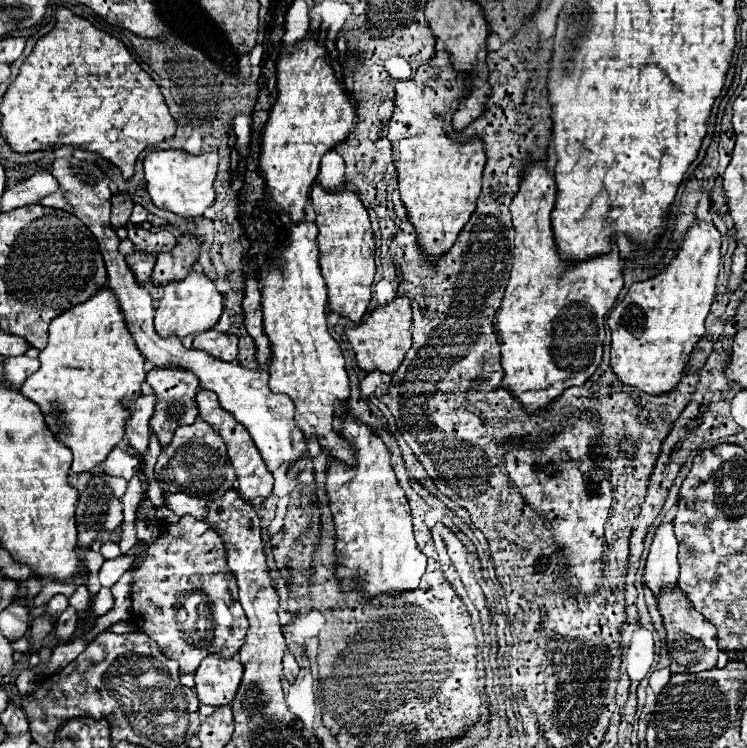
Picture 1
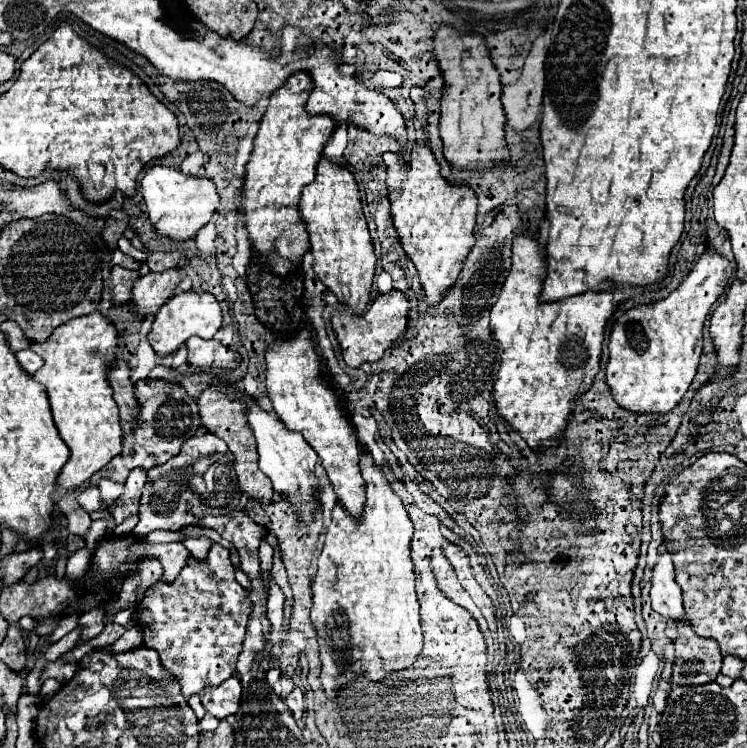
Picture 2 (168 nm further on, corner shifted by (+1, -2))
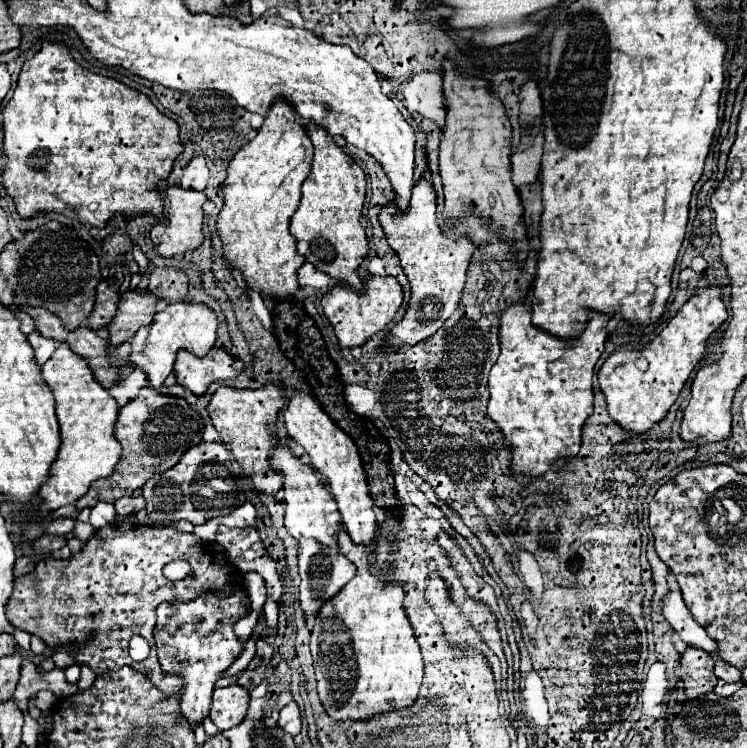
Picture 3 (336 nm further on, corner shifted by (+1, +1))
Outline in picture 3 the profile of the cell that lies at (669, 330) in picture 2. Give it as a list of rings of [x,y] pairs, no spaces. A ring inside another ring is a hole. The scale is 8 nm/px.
[[[705,286],[679,308],[655,340],[647,342],[643,348],[619,346],[597,374],[611,418],[631,432],[647,432],[653,424],[663,420],[693,368],[701,362],[705,342],[725,320],[727,308],[721,298],[721,286]]]

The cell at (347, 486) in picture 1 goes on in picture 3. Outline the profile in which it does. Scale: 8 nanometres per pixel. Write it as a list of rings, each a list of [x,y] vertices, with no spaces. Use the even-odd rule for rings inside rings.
[[[345,530],[339,532],[337,540],[339,540],[339,552],[357,566],[357,574],[317,612],[311,630],[311,654],[317,676],[317,692],[327,714],[335,720],[347,720],[347,718],[363,720],[377,712],[411,706],[417,698],[425,664],[413,626],[403,608],[403,598],[405,598],[403,584],[397,580],[383,582],[383,576],[393,574],[393,568],[387,568],[383,574],[373,574],[371,548],[363,544],[355,544]]]

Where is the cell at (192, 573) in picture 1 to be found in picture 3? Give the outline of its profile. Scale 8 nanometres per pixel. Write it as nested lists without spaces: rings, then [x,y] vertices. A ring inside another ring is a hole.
[[[239,580],[231,582],[227,596],[217,596],[209,590],[191,602],[163,602],[157,608],[155,646],[159,664],[165,674],[173,674],[183,680],[179,704],[183,716],[187,716],[191,724],[209,716],[215,682],[243,652],[243,640],[237,638],[235,624],[247,616],[247,608],[249,596]]]

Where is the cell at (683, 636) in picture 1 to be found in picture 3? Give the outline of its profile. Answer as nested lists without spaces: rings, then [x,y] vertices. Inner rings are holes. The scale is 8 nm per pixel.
[[[687,646],[685,652],[681,654],[681,664],[679,664],[679,676],[683,686],[683,692],[689,700],[699,698],[701,694],[707,694],[713,690],[717,684],[717,678],[713,674],[713,656],[701,648]]]

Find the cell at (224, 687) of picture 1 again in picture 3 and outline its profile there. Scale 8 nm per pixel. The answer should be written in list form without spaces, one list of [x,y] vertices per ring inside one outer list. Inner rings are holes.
[[[233,684],[217,688],[213,692],[213,706],[209,718],[215,722],[219,730],[227,730],[245,718],[247,708],[249,708],[249,692],[243,686]]]

